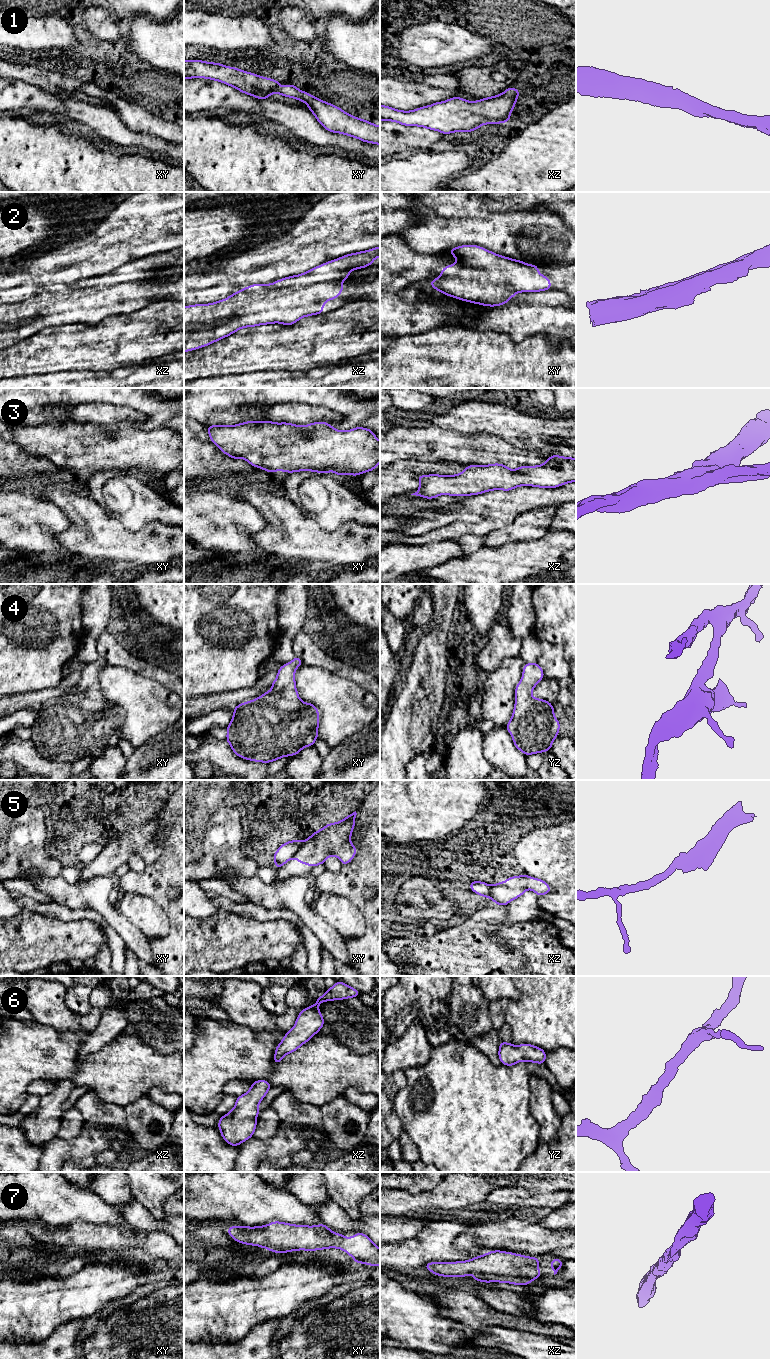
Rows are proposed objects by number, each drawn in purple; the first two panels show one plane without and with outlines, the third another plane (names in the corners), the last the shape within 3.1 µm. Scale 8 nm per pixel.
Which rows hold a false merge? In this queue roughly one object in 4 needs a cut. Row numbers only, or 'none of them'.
5

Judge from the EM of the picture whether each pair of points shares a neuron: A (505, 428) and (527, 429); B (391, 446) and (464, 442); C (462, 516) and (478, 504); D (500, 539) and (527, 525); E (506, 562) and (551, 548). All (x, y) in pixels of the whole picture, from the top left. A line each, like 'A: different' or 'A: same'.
A: same
B: same
C: different
D: same
E: same

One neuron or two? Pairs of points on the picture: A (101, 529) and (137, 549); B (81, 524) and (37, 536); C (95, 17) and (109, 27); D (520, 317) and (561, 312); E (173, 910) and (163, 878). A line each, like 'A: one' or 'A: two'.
A: one
B: two
C: one
D: one
E: one

